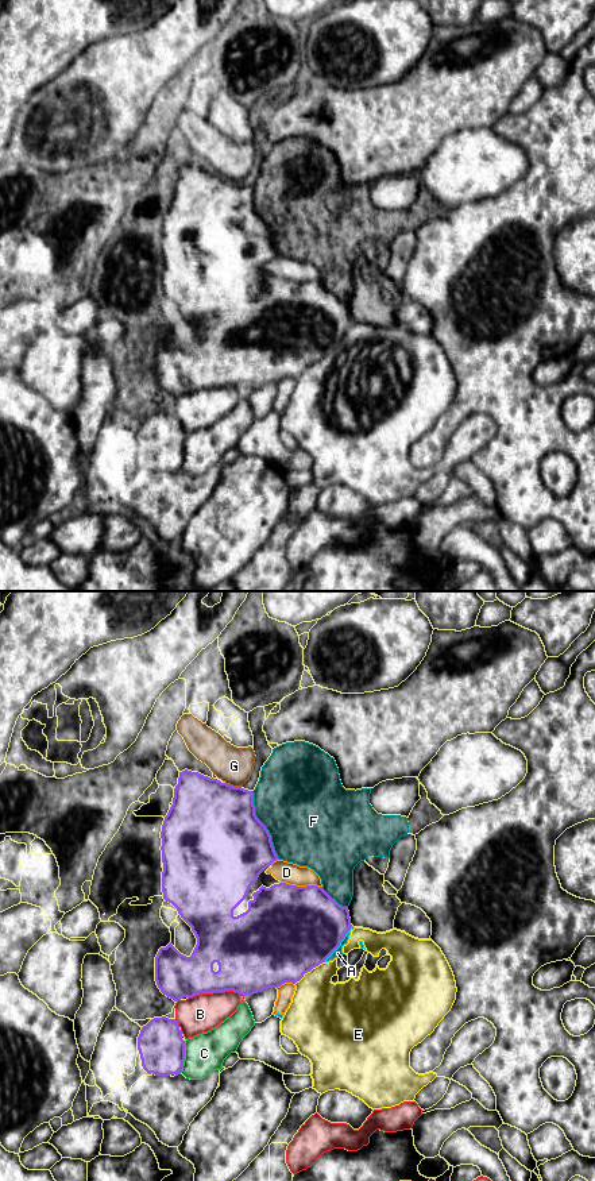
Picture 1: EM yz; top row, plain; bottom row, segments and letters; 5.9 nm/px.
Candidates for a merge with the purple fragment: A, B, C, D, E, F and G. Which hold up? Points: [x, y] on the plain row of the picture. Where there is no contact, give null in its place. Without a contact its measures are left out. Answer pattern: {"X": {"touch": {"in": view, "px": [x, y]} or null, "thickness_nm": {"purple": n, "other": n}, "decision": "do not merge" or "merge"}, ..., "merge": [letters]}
{"A": {"touch": {"in": "yz", "px": [339, 339]}, "thickness_nm": {"purple": 480, "other": 50}, "decision": "do not merge"}, "B": {"touch": {"in": "yz", "px": [215, 386]}, "thickness_nm": {"purple": 360, "other": 220}, "decision": "do not merge"}, "C": {"touch": {"in": "yz", "px": [184, 452]}, "thickness_nm": {"purple": 280, "other": 240}, "decision": "do not merge"}, "D": {"touch": {"in": "yz", "px": [301, 282]}, "thickness_nm": {"purple": 500, "other": 130}, "decision": "do not merge"}, "E": {"touch": {"in": "yz", "px": [309, 366]}, "thickness_nm": {"purple": 500, "other": 360}, "decision": "do not merge"}, "F": {"touch": {"in": "yz", "px": [263, 220]}, "thickness_nm": {"purple": 480, "other": 500}, "decision": "do not merge"}, "G": {"touch": {"in": "yz", "px": [232, 181]}, "thickness_nm": {"purple": 500, "other": 220}, "decision": "do not merge"}, "merge": []}

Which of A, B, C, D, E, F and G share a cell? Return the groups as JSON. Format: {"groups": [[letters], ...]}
{"groups": [["A", "D"], ["B"], ["C"], ["E"], ["F"], ["G"]]}

